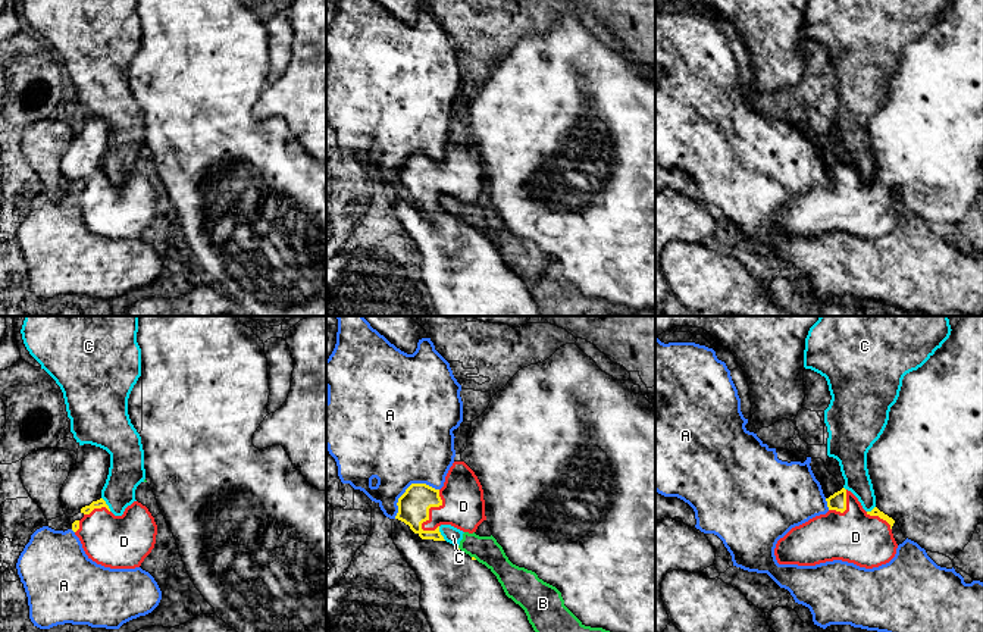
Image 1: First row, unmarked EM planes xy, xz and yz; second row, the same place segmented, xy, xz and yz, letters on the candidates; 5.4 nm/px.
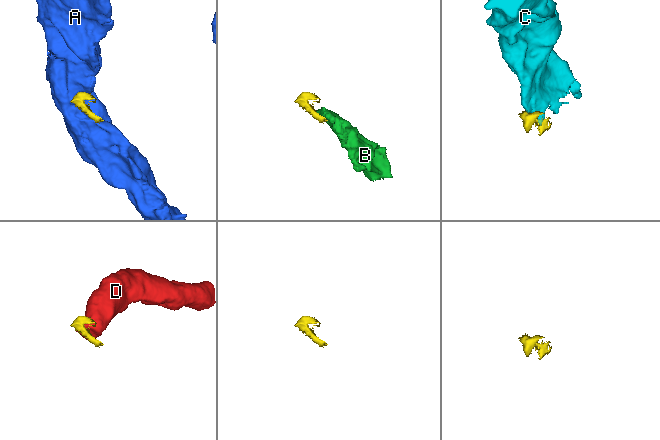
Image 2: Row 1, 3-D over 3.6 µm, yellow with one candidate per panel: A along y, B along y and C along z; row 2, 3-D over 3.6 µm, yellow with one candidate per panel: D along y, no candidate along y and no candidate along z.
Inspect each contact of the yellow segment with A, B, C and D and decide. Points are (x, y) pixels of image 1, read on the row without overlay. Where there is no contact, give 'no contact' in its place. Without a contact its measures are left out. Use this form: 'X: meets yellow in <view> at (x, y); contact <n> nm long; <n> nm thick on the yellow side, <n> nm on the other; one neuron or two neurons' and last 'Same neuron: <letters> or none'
A: meets yellow in xz at (407, 159); contact 300 nm long; 180 nm thick on the yellow side, 460 nm on the other; two neurons
B: meets yellow in xz at (473, 228); contact 40 nm long; 20 nm thick on the yellow side, 150 nm on the other; two neurons
C: meets yellow in xz at (440, 205); contact 90 nm long; 180 nm thick on the yellow side, 90 nm on the other; two neurons
D: meets yellow in xz at (431, 177); contact 240 nm long; 180 nm thick on the yellow side, 240 nm on the other; one neuron
Same neuron: D

